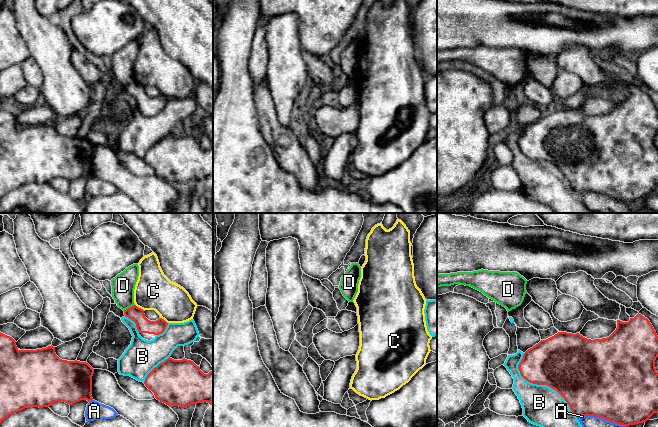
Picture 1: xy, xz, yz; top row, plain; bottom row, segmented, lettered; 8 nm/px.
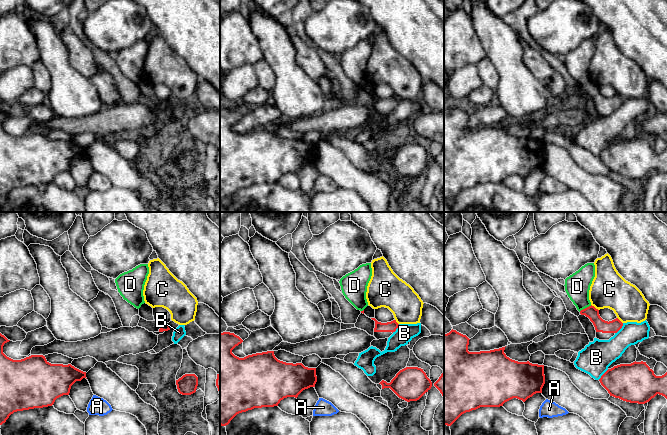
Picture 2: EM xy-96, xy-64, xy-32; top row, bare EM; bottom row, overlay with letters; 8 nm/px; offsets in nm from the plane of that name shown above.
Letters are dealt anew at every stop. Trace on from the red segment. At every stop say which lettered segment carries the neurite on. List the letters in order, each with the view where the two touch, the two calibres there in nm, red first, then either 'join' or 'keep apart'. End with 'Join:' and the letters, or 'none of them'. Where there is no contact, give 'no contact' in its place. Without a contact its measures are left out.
A: contact in yz; calibres 500 and 100 nm; keep apart
B: contact in yz; calibres 460 and 320 nm; keep apart
C: contact in xy; calibres 120 and 300 nm; keep apart
D: contact in xy; calibres 120 and 190 nm; keep apart
Join: none of them

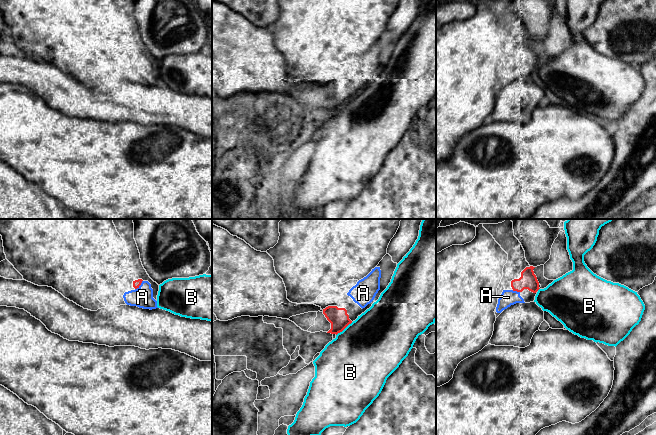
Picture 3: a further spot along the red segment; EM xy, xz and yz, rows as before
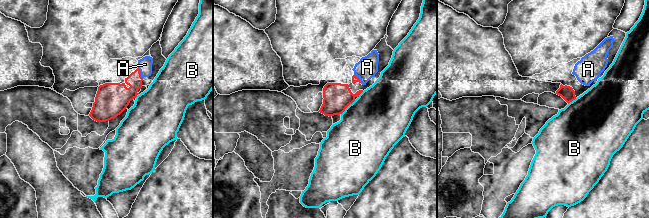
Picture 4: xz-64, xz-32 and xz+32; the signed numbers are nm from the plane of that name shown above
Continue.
A: contact in xy; calibres 60 and 170 nm; join
B: contact in xz; calibres 160 and 500 nm; keep apart
Join: A

